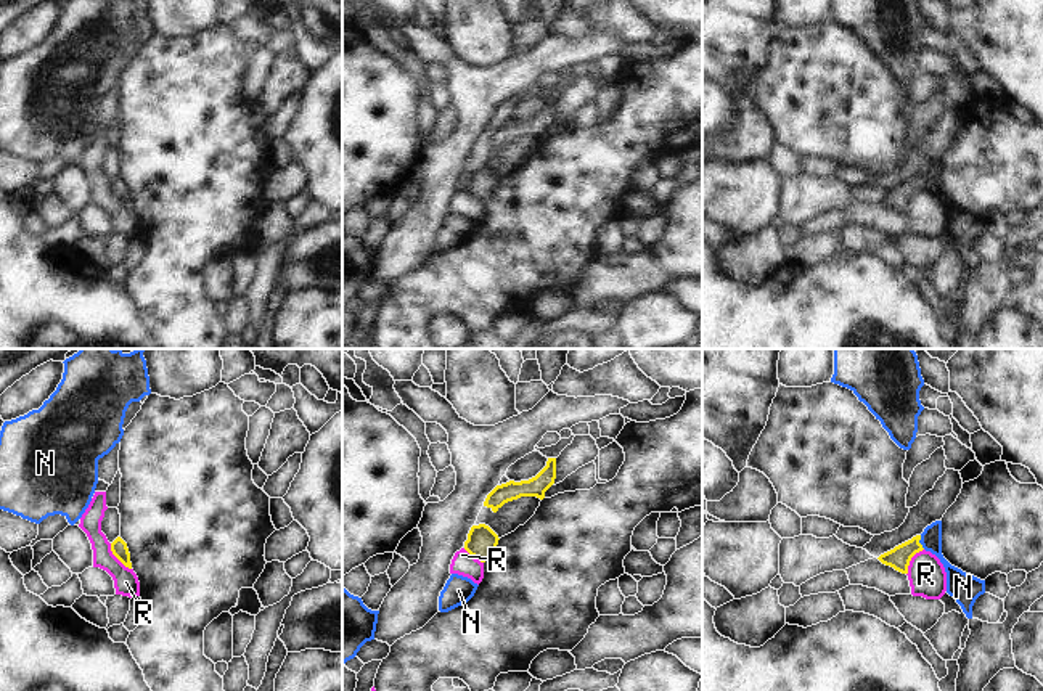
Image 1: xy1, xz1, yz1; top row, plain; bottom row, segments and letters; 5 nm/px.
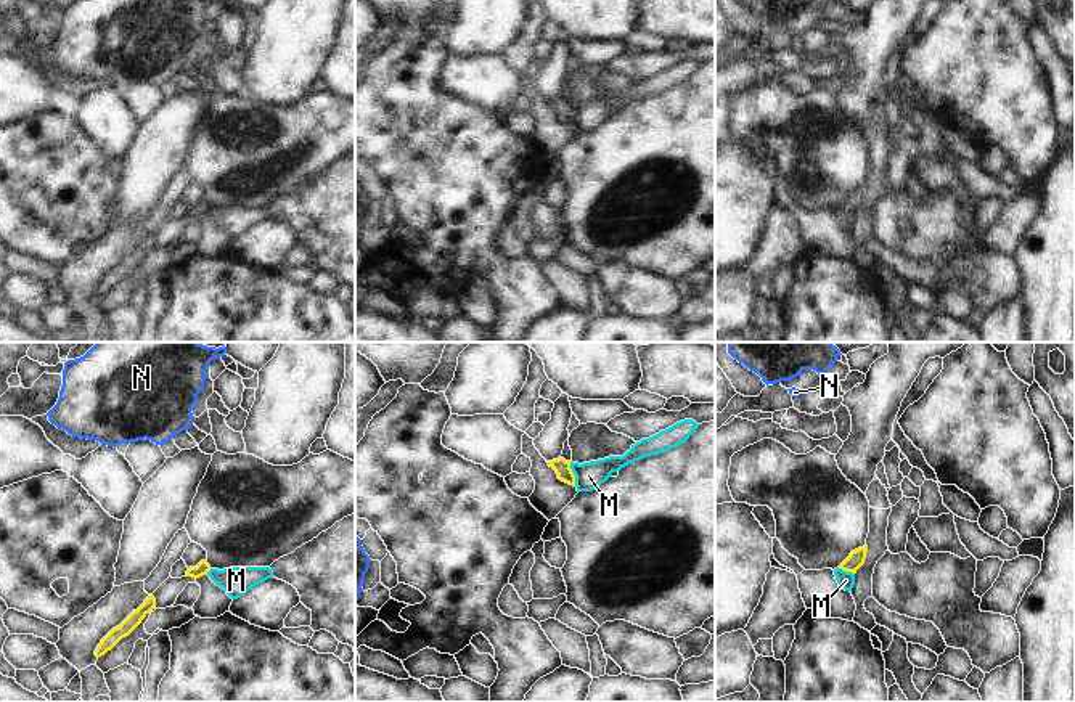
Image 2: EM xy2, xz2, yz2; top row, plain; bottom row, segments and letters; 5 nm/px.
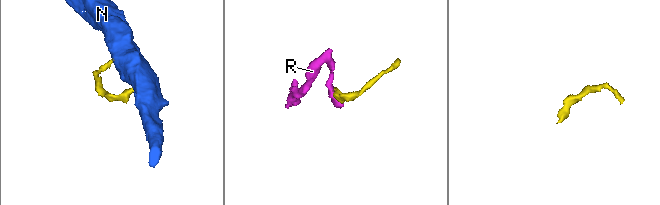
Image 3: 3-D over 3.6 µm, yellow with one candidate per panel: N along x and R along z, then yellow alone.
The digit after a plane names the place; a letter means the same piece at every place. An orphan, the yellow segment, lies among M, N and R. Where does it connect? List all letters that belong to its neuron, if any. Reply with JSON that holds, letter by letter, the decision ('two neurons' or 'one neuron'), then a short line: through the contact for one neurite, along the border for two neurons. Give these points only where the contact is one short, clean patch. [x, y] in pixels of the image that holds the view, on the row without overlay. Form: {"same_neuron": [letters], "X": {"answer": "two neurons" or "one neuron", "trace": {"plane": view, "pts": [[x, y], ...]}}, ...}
{"same_neuron": ["N"], "M": {"answer": "two neurons", "trace": {"plane": "xz2", "pts": [[569, 102], [576, 126]]}}, "N": {"answer": "one neuron", "trace": {"plane": "yz1", "pts": [[899, 198], [918, 182], [931, 179]]}}, "R": {"answer": "two neurons", "trace": {"plane": "xy1", "pts": [[110, 183], [110, 190], [130, 209]]}}}

